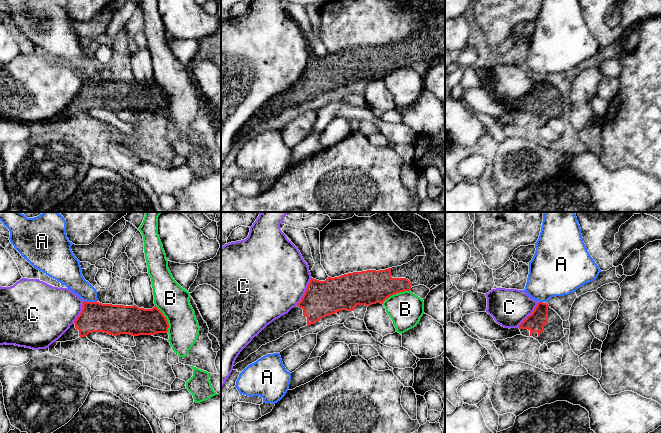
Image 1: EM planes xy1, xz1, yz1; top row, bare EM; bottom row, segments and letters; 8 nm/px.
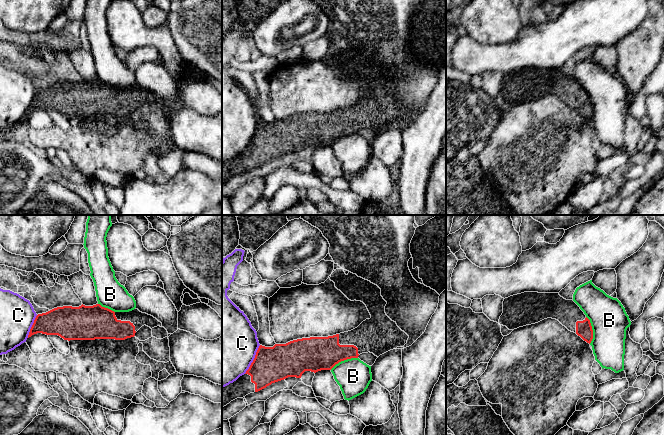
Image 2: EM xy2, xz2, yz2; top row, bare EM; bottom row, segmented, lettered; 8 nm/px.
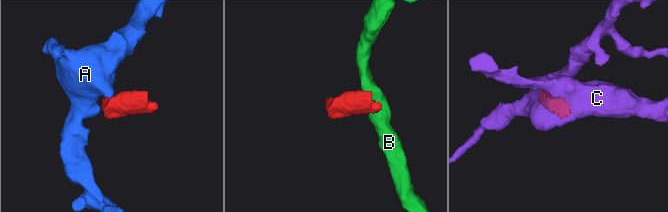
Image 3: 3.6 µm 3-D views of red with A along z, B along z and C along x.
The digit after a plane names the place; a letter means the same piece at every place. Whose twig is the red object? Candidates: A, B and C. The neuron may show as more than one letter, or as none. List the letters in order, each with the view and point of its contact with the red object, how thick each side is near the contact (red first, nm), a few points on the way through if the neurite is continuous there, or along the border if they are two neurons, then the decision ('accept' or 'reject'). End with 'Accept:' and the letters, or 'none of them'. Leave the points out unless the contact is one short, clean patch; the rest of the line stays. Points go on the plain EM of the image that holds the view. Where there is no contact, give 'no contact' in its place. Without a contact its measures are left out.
A: meets red in xy1 at (90, 78); 240 nm thick on the red side, 170 nm on the other; border along xy1 (83, 76), (96, 77); reject
B: meets red in xz1 at (395, 69); 280 nm thick on the red side, 280 nm on the other; reject
C: meets red in xz2 at (254, 135); 280 nm thick on the red side, 480 nm on the other; border along xz2 (260, 121), (253, 137), (244, 149); reject
Accept: none of them

